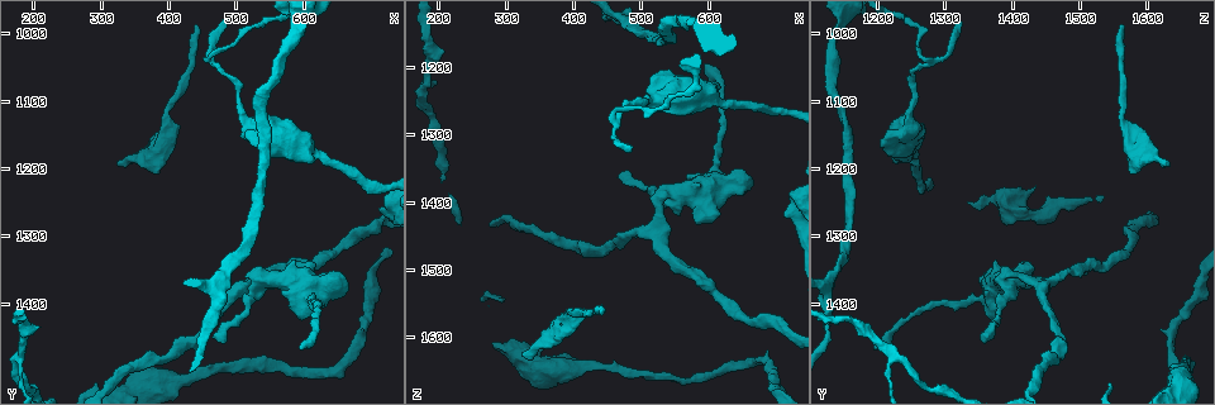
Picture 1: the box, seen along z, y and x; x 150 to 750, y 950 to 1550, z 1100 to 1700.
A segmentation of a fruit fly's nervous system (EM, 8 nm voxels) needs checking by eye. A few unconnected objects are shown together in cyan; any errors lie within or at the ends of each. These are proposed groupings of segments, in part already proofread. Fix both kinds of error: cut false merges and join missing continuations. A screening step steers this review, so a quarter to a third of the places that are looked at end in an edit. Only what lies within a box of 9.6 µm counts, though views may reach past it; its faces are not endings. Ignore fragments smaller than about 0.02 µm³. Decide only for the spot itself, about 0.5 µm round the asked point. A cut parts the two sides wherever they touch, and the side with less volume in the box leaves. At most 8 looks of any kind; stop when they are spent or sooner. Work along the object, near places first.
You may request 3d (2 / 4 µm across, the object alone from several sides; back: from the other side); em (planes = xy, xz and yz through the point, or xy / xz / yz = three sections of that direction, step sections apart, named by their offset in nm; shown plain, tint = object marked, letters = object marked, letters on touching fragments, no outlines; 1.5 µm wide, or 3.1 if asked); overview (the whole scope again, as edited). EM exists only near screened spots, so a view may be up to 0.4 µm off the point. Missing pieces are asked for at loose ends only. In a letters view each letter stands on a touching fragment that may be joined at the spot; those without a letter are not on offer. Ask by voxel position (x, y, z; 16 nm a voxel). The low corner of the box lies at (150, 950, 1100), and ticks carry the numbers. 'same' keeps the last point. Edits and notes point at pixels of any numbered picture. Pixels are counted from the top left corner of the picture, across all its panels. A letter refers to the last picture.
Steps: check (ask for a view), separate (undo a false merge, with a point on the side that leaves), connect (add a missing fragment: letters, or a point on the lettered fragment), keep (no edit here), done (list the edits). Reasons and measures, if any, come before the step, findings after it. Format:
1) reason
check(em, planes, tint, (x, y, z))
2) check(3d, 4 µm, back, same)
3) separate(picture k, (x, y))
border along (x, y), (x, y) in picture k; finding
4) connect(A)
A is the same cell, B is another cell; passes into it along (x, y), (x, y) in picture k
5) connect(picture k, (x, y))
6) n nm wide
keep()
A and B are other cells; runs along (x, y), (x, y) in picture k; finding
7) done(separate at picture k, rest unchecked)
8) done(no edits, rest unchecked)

branch stops here
check(em, xy, step 4, letters, (440, 990, 1560))

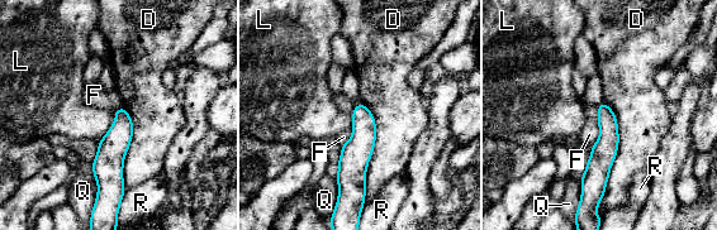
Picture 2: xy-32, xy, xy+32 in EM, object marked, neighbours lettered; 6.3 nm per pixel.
check(em, planes, letters, same)

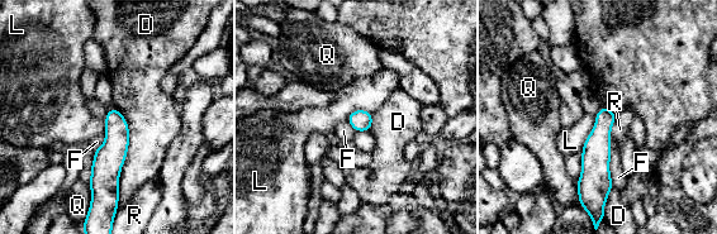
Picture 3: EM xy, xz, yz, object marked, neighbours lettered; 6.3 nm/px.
D touches over 600 nm
keep()
D, F, L, Q and R are other cells; border along (596, 115), (593, 129), (580, 152) in picture 3; none of them fits

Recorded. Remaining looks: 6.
an open end
check(em, planes, letters, (330, 1190, 1630))

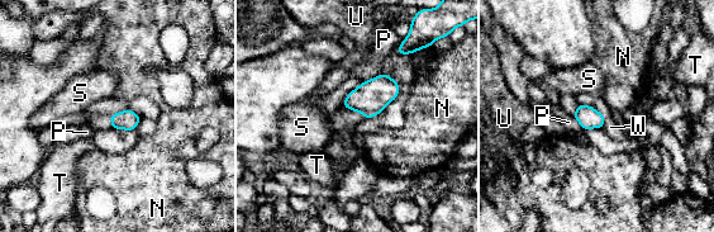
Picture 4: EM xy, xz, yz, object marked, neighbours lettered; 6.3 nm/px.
130 nm wide
connect(W)
W is the same cell, N, P, S, T and U are other cells; passes into it along (588, 117), (604, 122), (610, 127) in picture 4; the cell continues

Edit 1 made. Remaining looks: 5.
thin end
check(3d, 4 µm, (485, 1460, 1360))

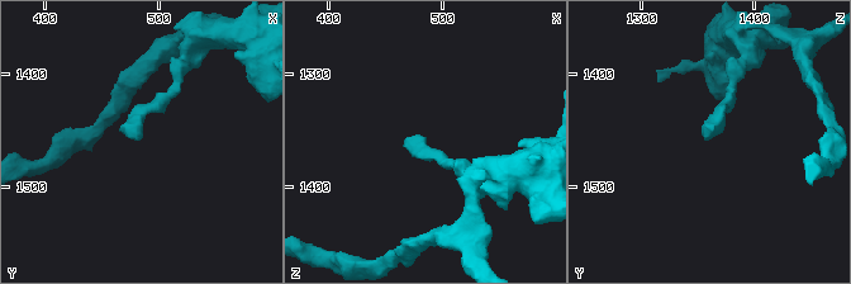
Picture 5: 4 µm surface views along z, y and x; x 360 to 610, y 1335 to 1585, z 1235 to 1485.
need the tissue
check(em, xy, step 8, tint, (482, 1458, 1358))

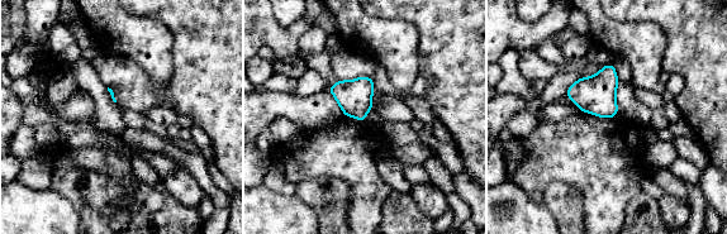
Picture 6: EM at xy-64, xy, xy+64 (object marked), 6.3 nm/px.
check(em, planes, letters, same)

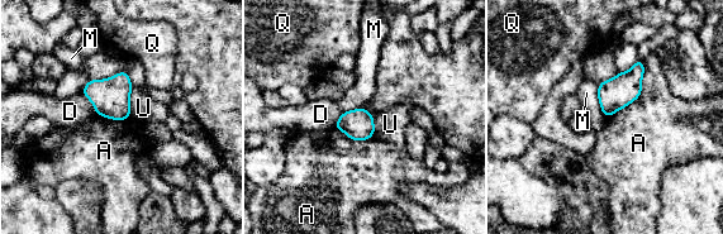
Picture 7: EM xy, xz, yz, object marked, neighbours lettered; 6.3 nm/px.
130 nm wide
keep()
A, D, M, Q and U are other cells; border along (645, 62), (641, 94), (605, 118) in picture 7; none of them fits

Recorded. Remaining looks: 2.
done(connect at picture 4, rest unchecked)

